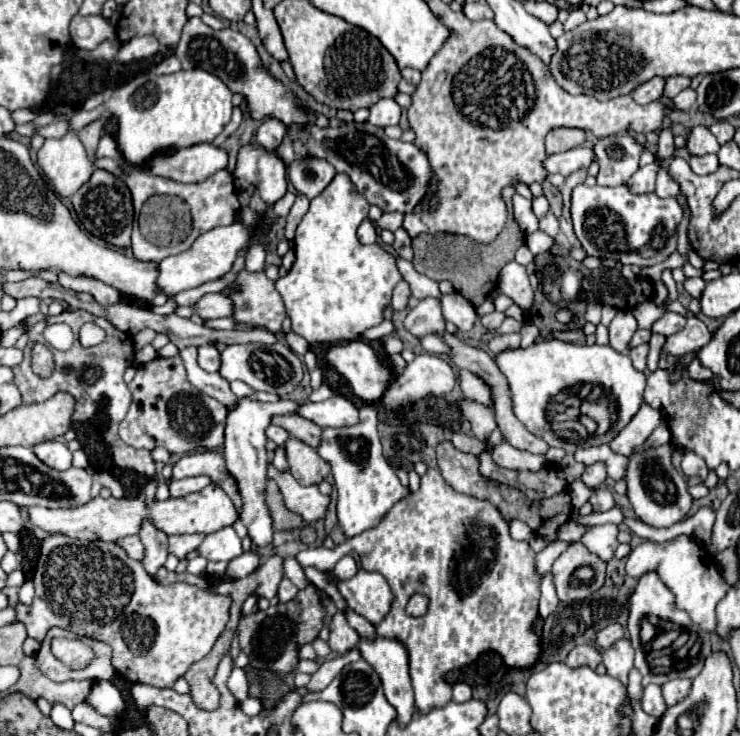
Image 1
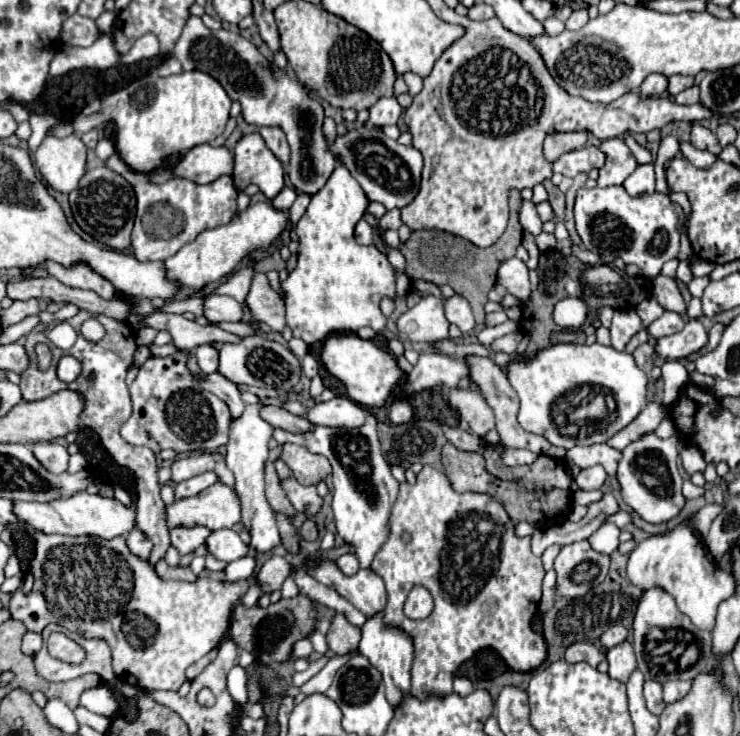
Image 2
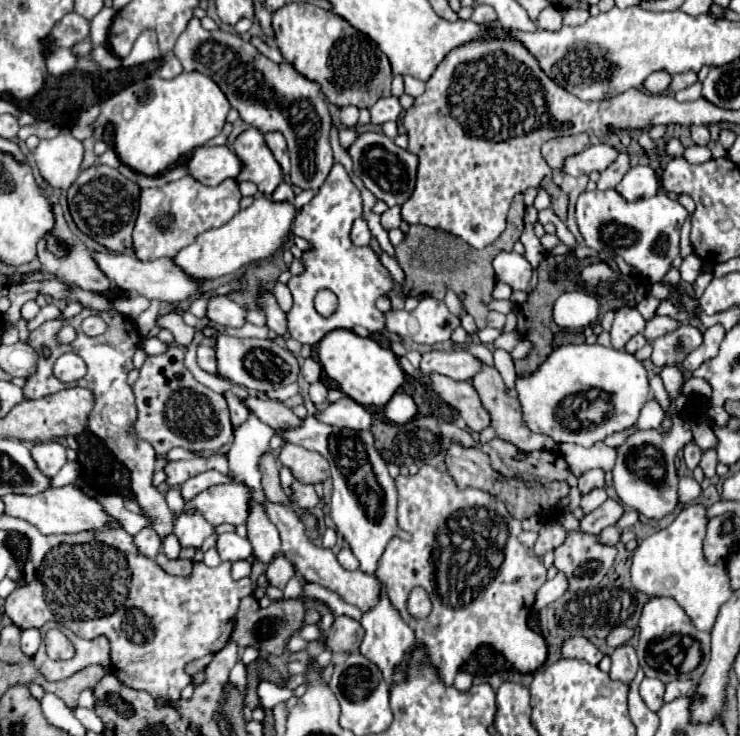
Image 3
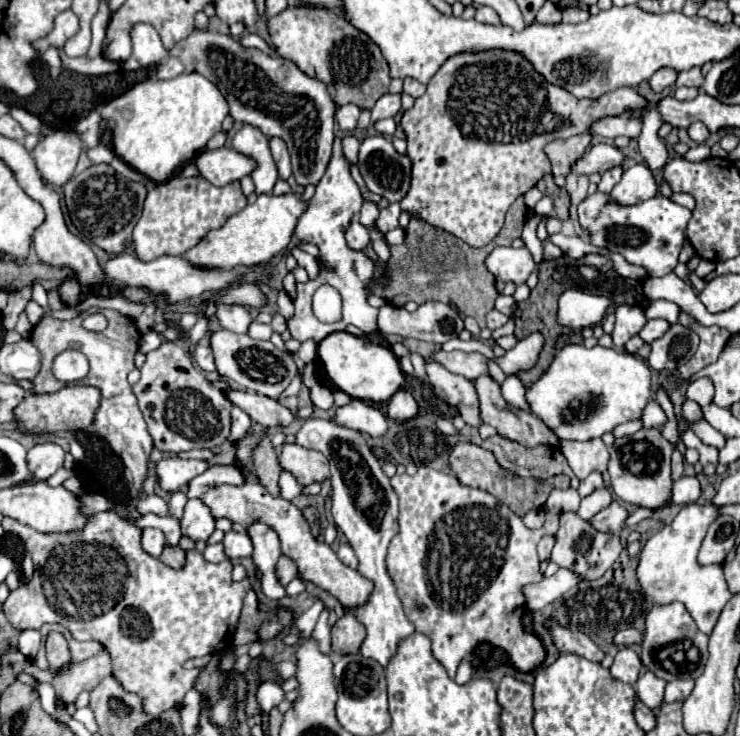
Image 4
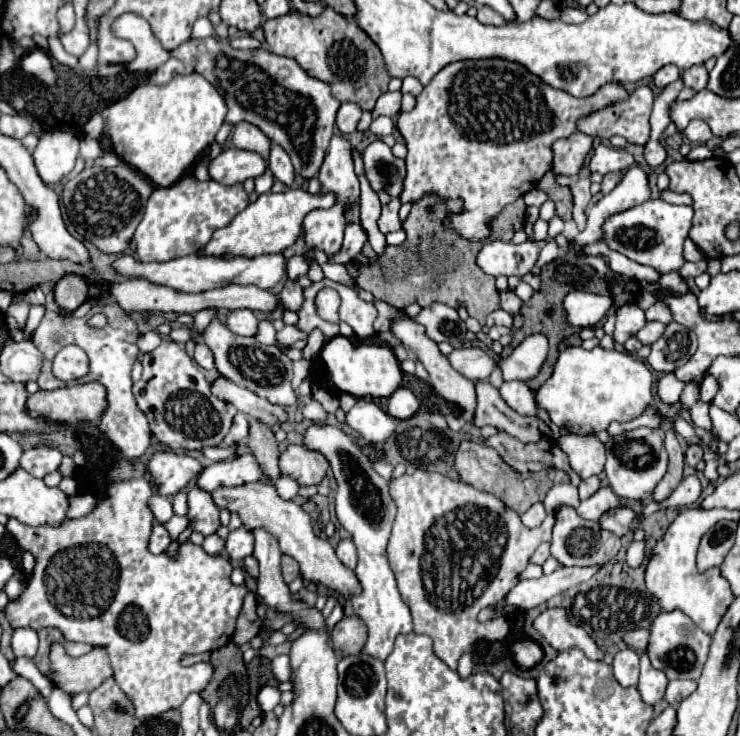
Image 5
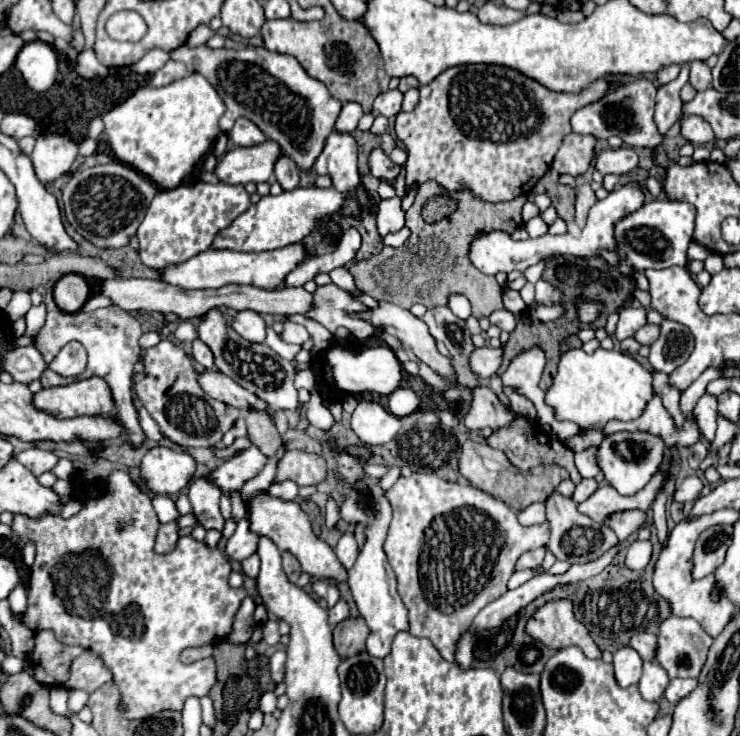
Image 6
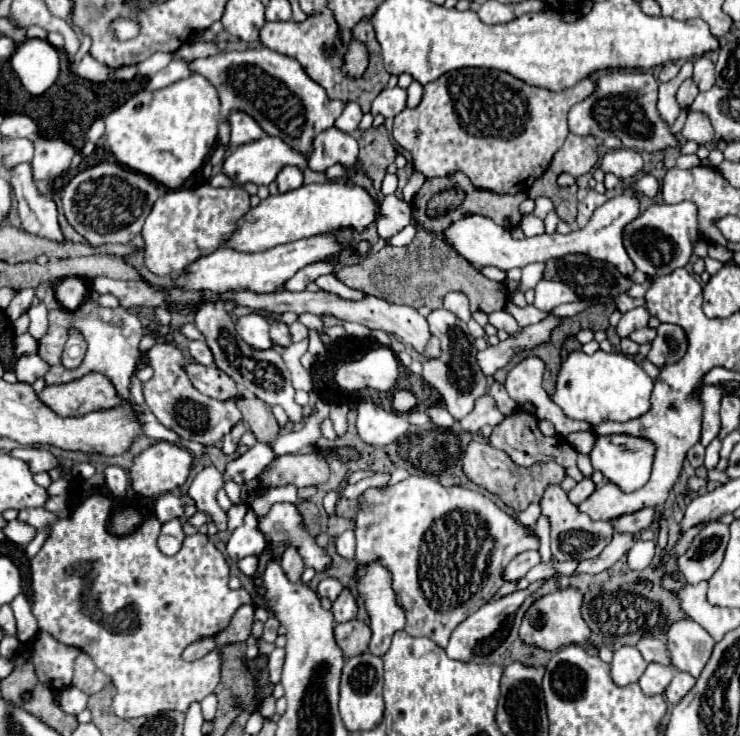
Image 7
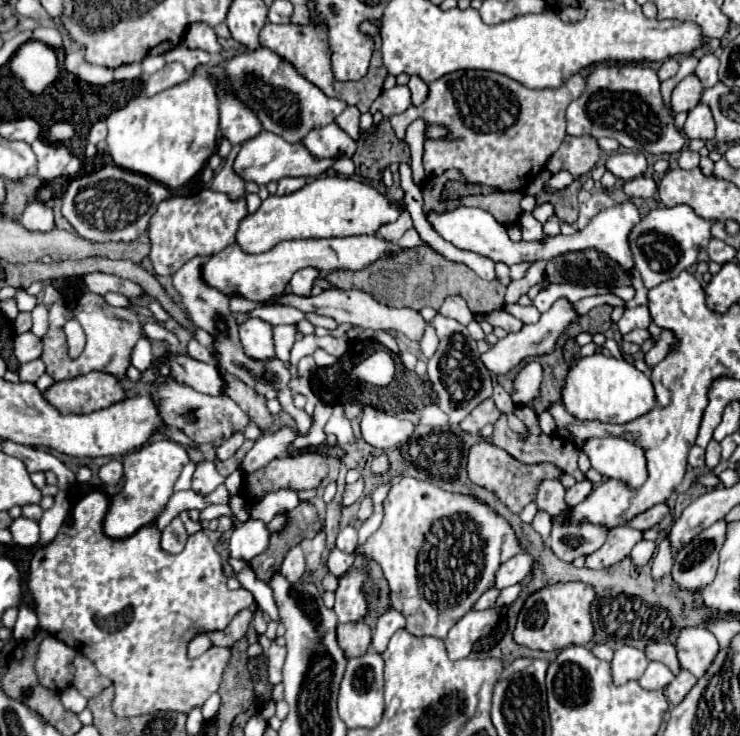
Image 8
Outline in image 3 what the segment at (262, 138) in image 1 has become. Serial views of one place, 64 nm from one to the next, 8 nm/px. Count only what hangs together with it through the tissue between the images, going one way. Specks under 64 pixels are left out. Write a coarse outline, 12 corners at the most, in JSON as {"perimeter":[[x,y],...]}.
{"perimeter":[[266,132],[268,148],[288,174],[290,158],[288,146],[280,132]]}

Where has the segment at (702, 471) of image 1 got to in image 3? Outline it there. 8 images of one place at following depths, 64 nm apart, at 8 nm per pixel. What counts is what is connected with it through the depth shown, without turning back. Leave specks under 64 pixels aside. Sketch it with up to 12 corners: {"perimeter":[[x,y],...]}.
{"perimeter":[[698,444],[684,446],[684,462],[690,470],[700,464]]}

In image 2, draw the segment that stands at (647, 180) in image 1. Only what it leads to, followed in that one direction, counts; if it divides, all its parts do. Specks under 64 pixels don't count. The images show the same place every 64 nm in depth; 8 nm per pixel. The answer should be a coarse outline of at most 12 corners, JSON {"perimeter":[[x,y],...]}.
{"perimeter":[[638,166],[622,184],[630,196],[654,192],[654,166]]}

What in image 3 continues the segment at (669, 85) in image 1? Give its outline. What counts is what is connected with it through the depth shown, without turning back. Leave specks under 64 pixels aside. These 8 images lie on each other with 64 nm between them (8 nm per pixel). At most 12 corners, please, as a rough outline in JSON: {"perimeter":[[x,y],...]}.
{"perimeter":[[694,72],[672,76],[674,92],[692,86],[698,78]]}

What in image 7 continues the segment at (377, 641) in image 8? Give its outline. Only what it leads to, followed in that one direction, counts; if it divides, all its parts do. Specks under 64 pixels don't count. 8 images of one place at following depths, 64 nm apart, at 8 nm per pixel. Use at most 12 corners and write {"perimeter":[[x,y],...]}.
{"perimeter":[[380,560],[358,562],[352,576],[368,616],[368,650],[384,656],[406,612]]}

